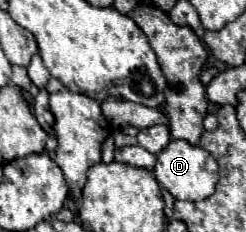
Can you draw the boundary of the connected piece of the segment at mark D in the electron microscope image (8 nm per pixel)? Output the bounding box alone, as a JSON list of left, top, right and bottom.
[155,140,219,200]

